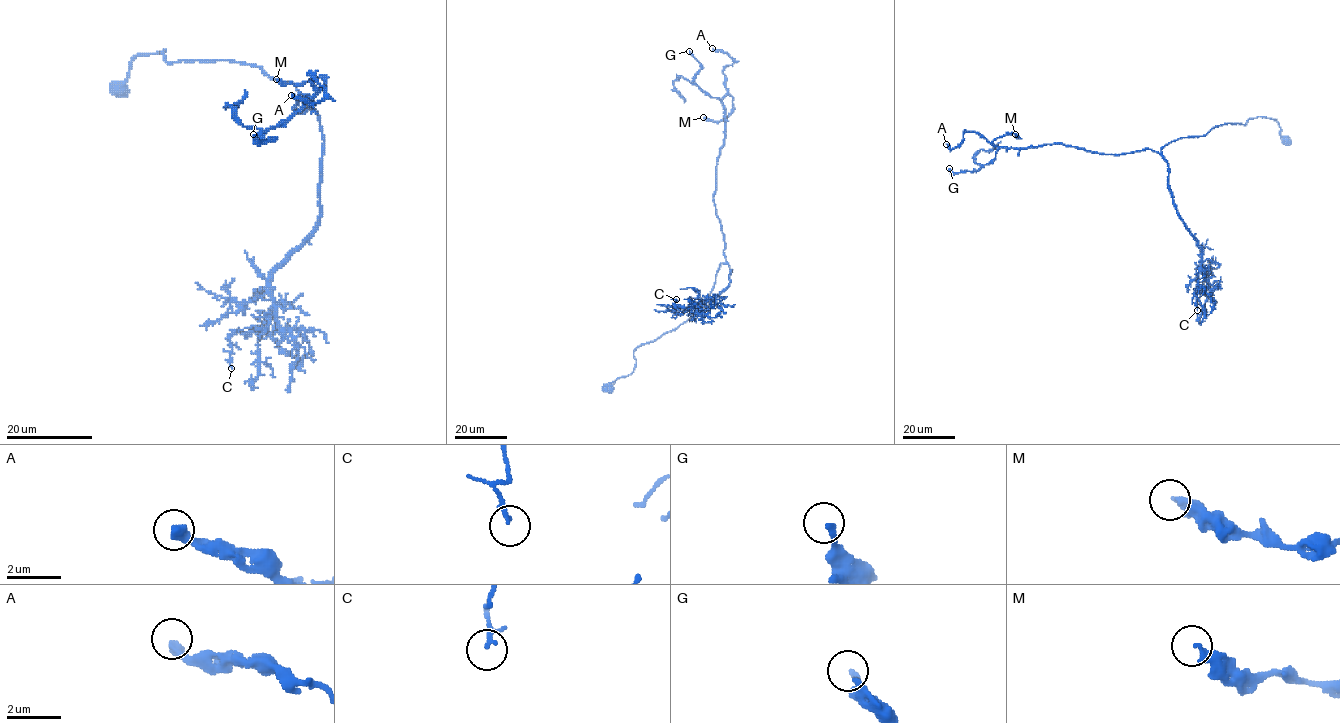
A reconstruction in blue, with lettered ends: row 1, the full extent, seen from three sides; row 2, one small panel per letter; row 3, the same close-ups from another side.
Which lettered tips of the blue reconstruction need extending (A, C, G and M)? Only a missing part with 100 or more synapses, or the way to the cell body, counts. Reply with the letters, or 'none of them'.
none of them

